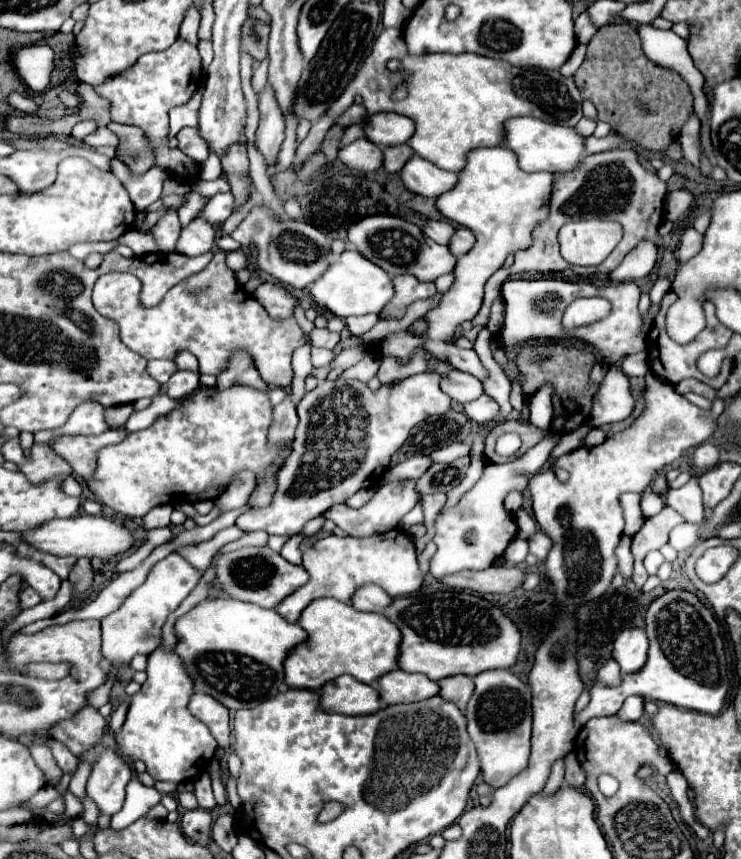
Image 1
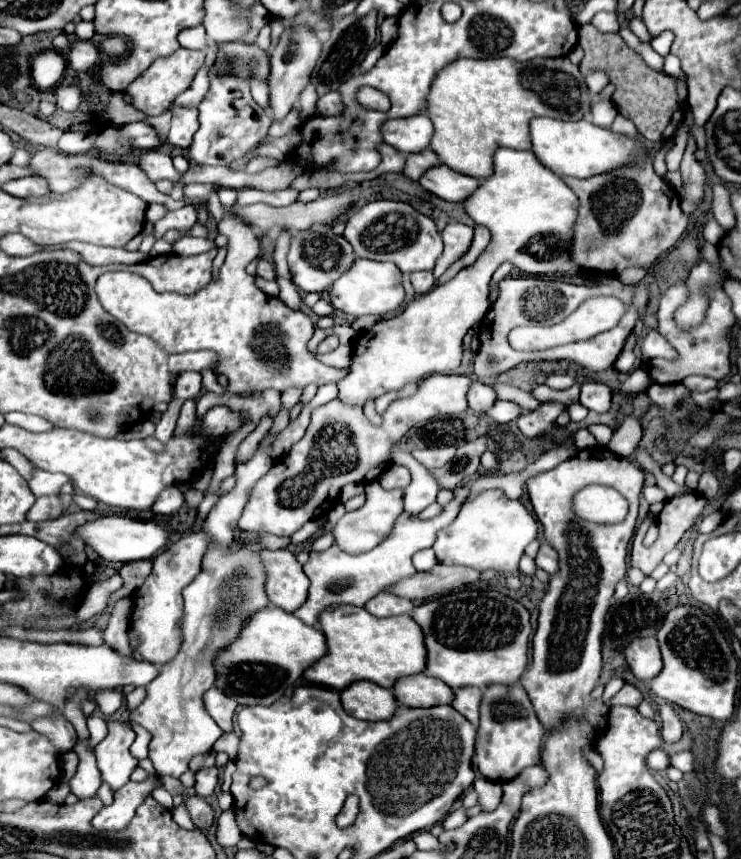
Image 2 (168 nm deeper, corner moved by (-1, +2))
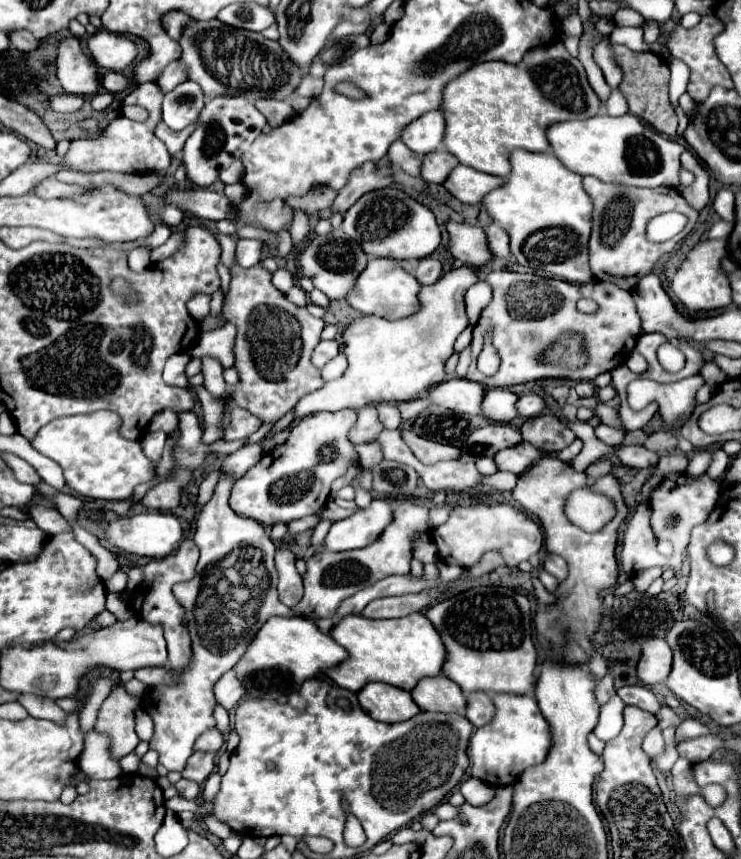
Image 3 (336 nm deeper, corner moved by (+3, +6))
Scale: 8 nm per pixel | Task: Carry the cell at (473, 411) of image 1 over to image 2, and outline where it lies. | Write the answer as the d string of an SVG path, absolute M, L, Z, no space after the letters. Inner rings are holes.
M496 400L492 404L492 408L486 412L486 416L490 416L494 422L498 424L508 424L512 420L516 420L520 416L522 408L514 402L504 402L504 400Z

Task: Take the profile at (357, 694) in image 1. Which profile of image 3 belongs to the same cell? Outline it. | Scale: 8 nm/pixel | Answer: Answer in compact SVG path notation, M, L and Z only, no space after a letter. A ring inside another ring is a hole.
M372 682L370 686L364 686L362 692L358 692L360 706L378 722L404 722L420 714L422 710L412 700L412 694L406 690L398 690L390 684L378 684Z

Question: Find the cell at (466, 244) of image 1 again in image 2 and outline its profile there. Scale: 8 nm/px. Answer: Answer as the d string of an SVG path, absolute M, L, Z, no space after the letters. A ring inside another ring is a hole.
M476 226L476 228L474 228L474 240L472 240L468 252L466 252L460 260L456 260L456 262L436 280L436 286L440 286L440 284L448 282L450 278L454 278L454 276L458 274L458 270L462 270L464 266L470 266L470 264L480 256L480 252L488 246L488 242L490 242L490 232L488 232L486 228L482 228L482 226Z

